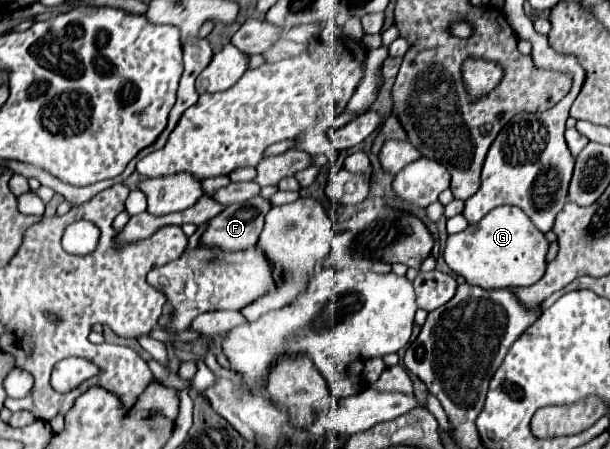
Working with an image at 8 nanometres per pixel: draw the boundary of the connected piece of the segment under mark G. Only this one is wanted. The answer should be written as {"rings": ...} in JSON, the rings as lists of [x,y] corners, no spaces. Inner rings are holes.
{"rings":[[[503,205],[489,211],[481,221],[477,221],[477,225],[469,225],[465,231],[449,235],[447,247],[445,247],[445,263],[453,273],[465,277],[469,285],[477,285],[481,289],[531,287],[545,275],[547,249],[549,249],[549,241],[539,229],[535,229],[535,225],[531,225],[531,219],[521,209]]]}

